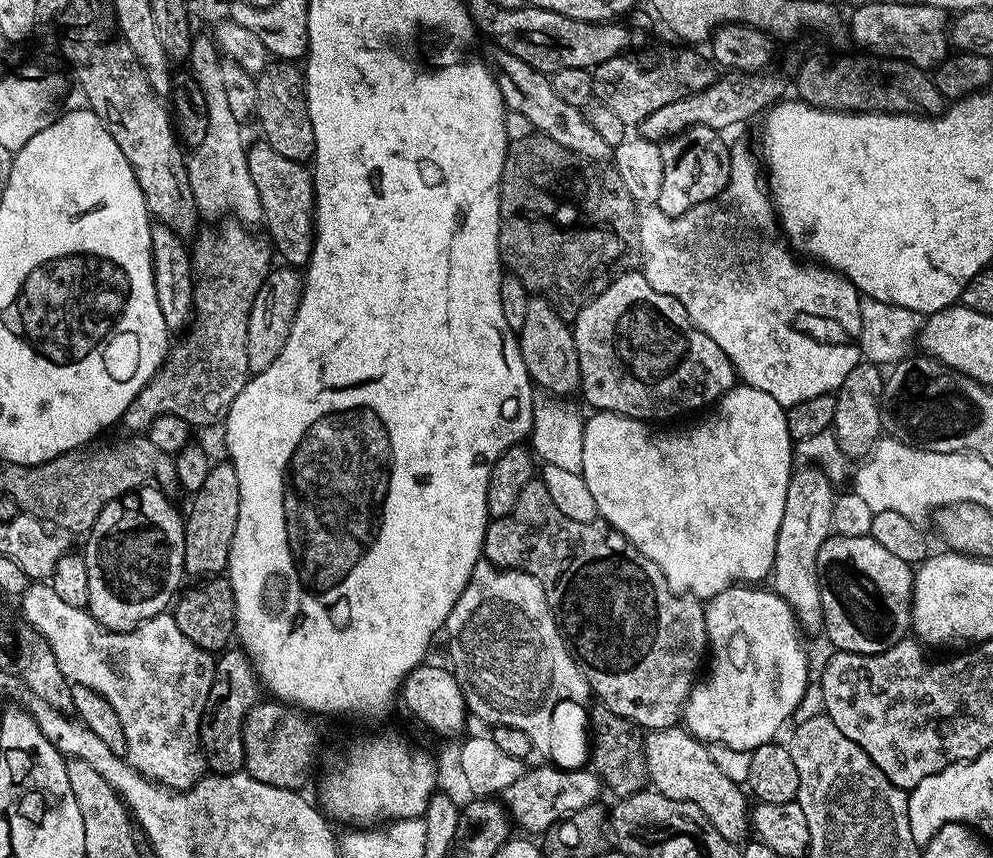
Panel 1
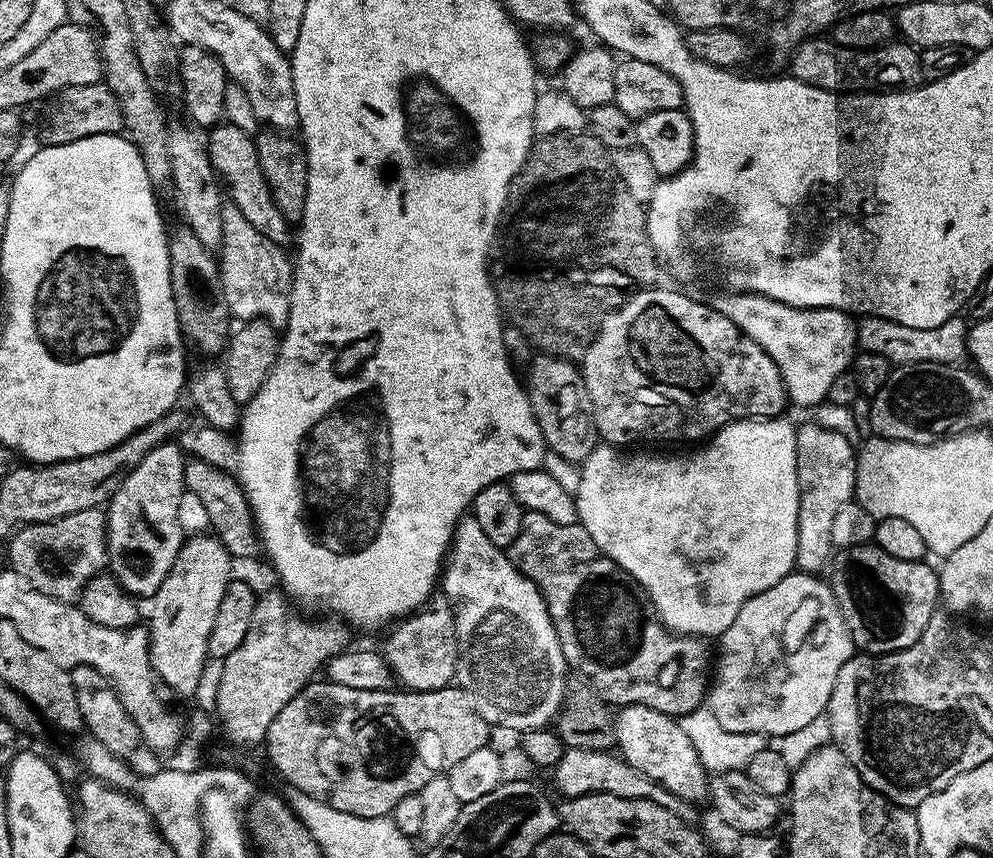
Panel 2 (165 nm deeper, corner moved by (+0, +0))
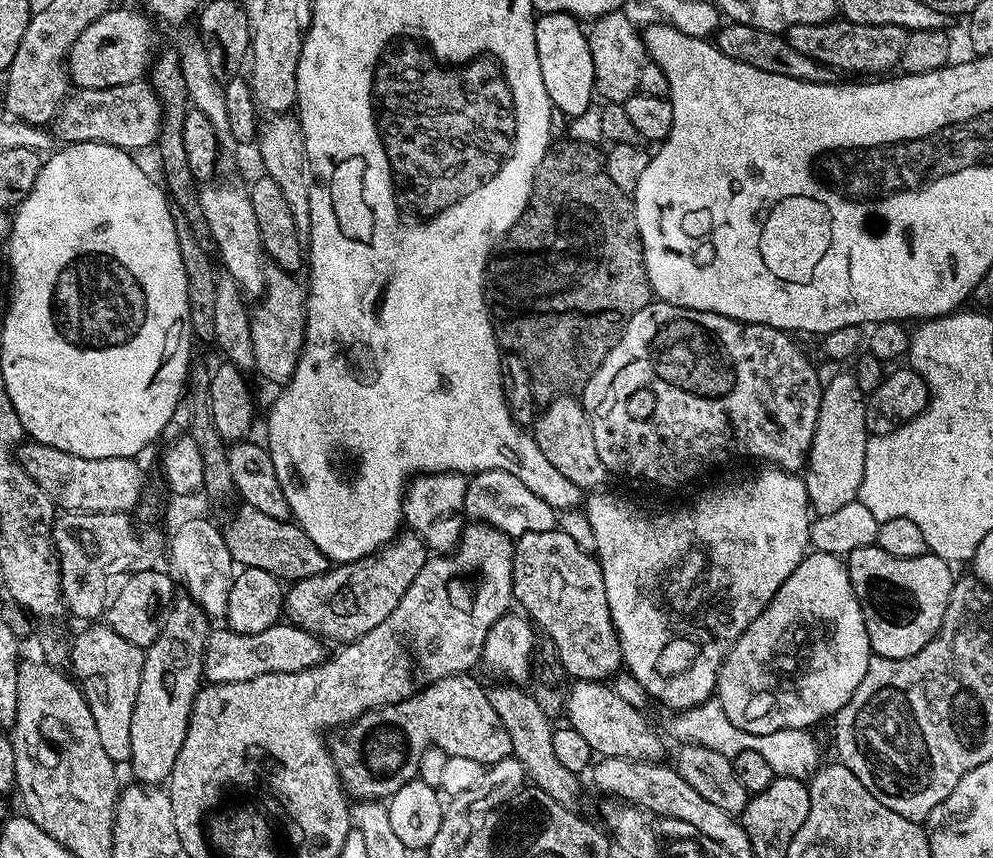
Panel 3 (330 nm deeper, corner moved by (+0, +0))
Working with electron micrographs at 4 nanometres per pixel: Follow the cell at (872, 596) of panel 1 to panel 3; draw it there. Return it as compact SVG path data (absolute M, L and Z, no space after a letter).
M858 546L846 557L846 567L850 586L858 598L858 606L862 610L862 618L866 622L866 634L870 638L873 653L891 660L905 660L922 646L926 646L940 633L940 627L946 614L946 606L950 602L950 590L954 579L953 565L947 560L934 555L918 558L894 558L894 554L886 554L886 550L870 546Z

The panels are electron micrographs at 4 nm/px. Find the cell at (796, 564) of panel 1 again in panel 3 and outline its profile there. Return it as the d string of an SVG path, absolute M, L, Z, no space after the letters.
M851 371L838 373L829 384L827 381L823 385L823 390L814 442L802 472L808 502L816 516L834 514L834 510L839 510L859 497L870 435L866 426L866 393L862 386L858 386L858 378L854 378Z

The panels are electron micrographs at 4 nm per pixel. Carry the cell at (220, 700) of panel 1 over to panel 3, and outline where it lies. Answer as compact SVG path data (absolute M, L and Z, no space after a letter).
M404 530L395 540L372 553L352 560L348 564L336 564L314 578L302 578L287 589L284 610L287 619L307 632L325 641L351 642L362 638L378 622L386 622L394 614L394 606L402 602L402 594L414 582L418 570L426 566L430 549L411 530Z

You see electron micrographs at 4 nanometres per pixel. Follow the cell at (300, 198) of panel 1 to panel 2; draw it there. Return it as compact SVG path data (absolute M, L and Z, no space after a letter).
M221 122L207 133L206 147L217 176L226 185L231 203L235 204L238 210L242 210L242 218L246 218L246 222L250 222L250 226L254 226L258 234L266 234L270 242L281 246L288 246L291 240L293 243L293 225L282 214L282 210L278 210L274 202L272 187L266 182L262 166L258 162L255 139L249 133L238 130L238 126Z

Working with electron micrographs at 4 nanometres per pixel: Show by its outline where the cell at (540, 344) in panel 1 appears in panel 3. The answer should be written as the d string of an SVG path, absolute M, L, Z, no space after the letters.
M575 395L555 396L543 405L530 431L536 438L536 448L550 461L550 466L581 490L596 490L606 477L606 469L598 458L598 446L594 446L594 430L590 430L588 415L583 403Z

